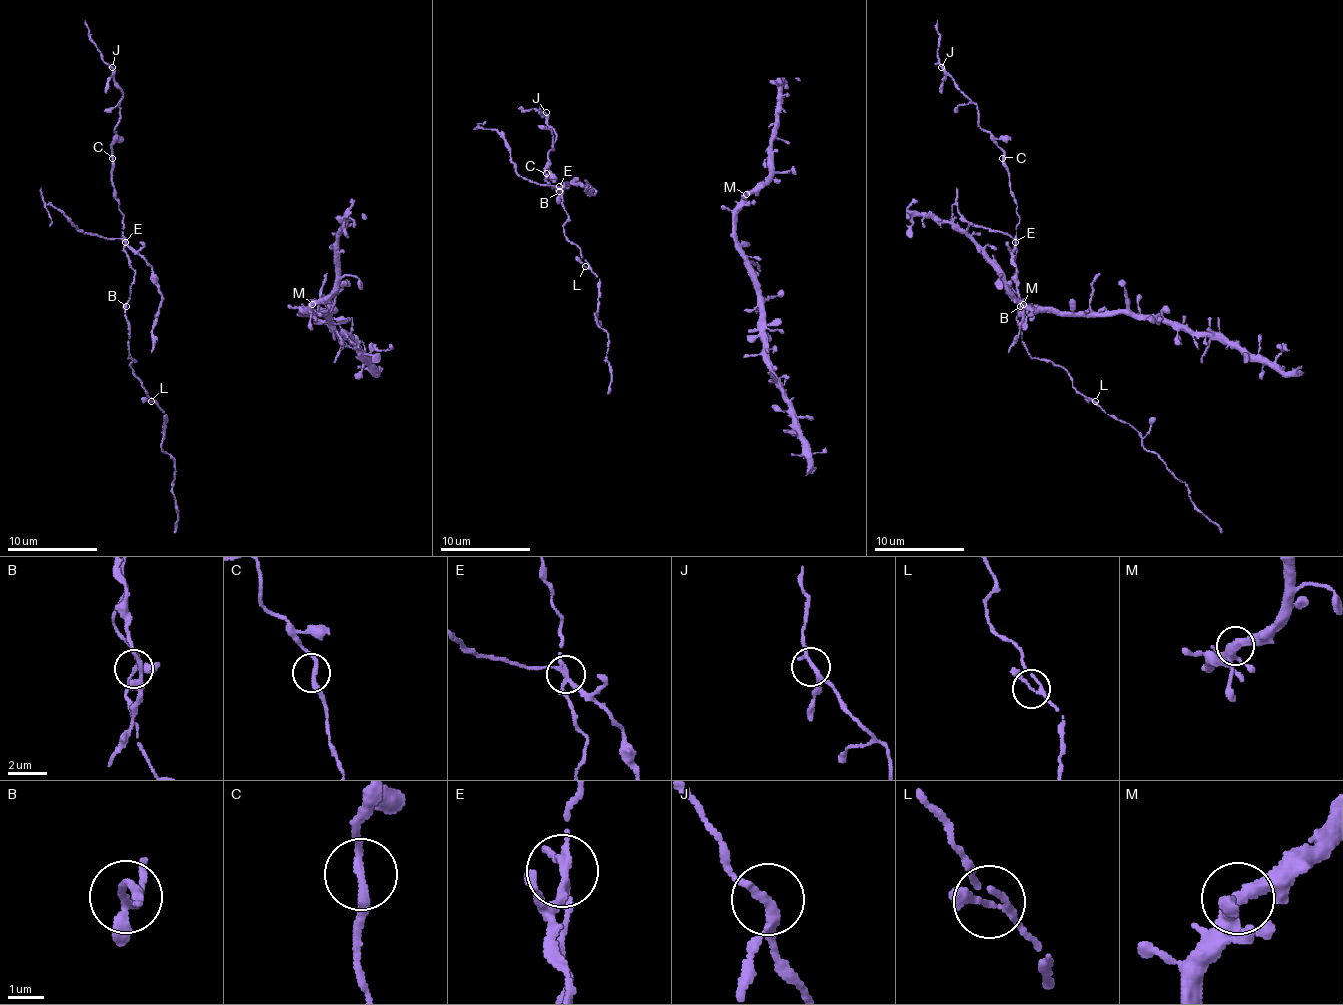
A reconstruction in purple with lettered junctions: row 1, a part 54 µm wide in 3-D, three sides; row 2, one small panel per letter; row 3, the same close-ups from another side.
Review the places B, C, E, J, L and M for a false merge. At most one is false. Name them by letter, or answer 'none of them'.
E

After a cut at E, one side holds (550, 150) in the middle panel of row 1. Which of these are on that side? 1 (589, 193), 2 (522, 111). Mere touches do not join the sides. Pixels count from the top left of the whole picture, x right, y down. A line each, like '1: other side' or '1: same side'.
1: other side
2: same side

